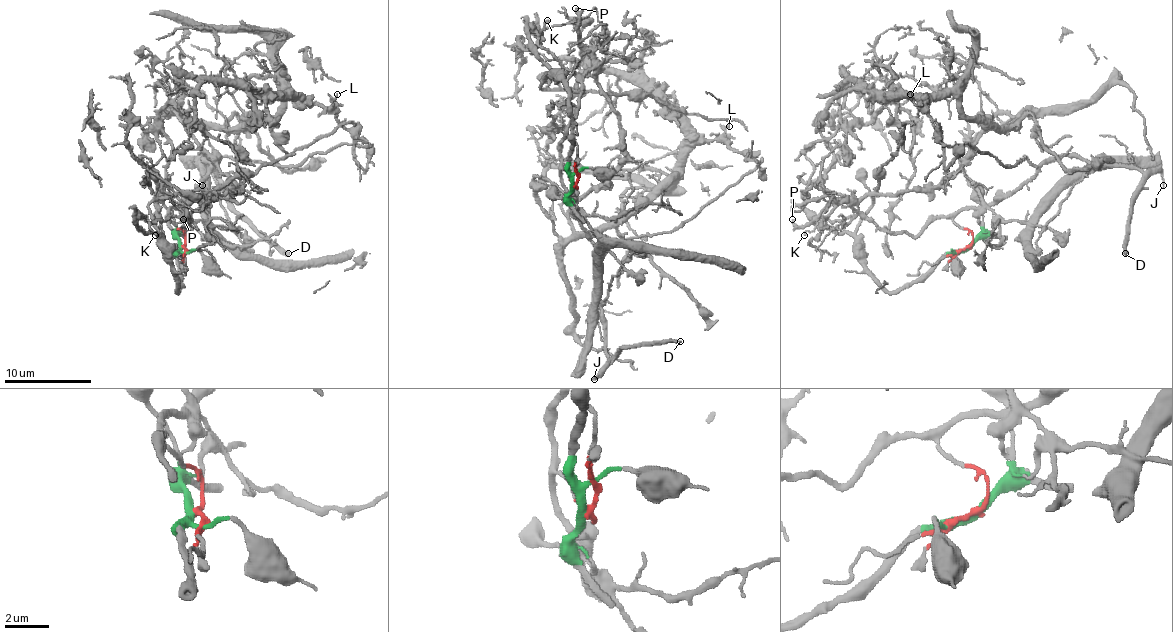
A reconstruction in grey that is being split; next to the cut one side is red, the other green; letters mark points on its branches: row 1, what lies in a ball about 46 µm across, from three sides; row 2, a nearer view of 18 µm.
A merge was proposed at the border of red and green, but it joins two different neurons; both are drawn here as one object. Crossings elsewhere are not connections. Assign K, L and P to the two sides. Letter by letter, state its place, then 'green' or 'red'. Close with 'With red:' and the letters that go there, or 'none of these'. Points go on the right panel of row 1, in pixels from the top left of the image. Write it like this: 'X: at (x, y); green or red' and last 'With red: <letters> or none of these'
K: at (804, 235); red
L: at (910, 94); green
P: at (792, 219); green
With red: K

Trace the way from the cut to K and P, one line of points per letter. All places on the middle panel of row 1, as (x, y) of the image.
K: (574, 185), (561, 161), (561, 139), (576, 115), (580, 93), (578, 75), (539, 40), (547, 21)
P: (574, 185), (569, 93), (550, 73), (541, 86), (598, 91), (596, 58), (580, 43), (576, 7)

